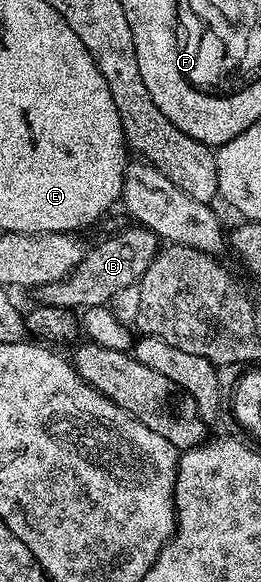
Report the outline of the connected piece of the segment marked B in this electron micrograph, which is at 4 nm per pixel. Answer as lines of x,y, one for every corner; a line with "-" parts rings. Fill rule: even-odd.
131,225
128,231
119,231
108,239
92,246
81,262
67,274
66,279
53,281
38,288
38,302
44,307
102,307
110,304
120,289
129,289
129,285
139,282
139,278
149,269
153,257
159,252
161,240
148,227

